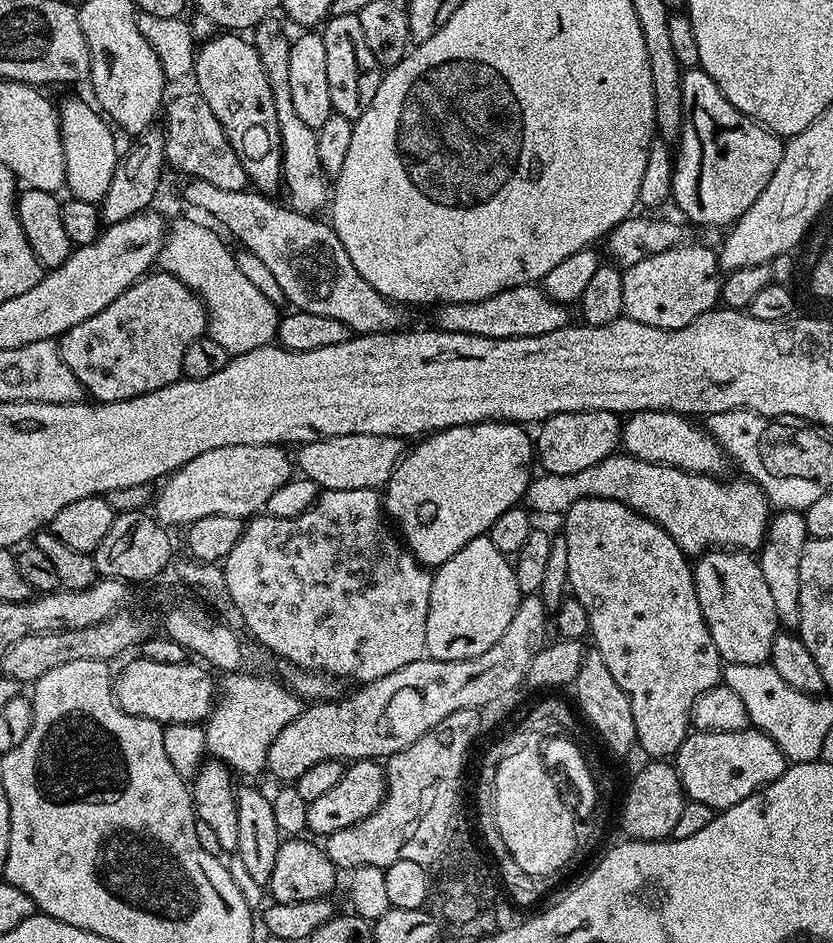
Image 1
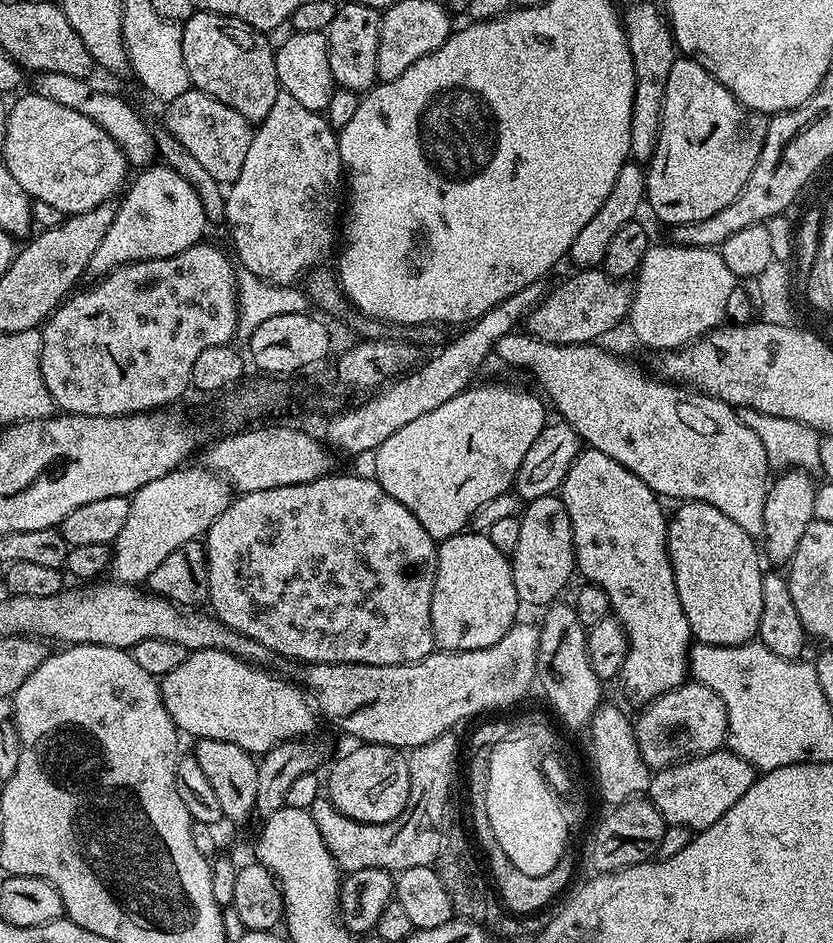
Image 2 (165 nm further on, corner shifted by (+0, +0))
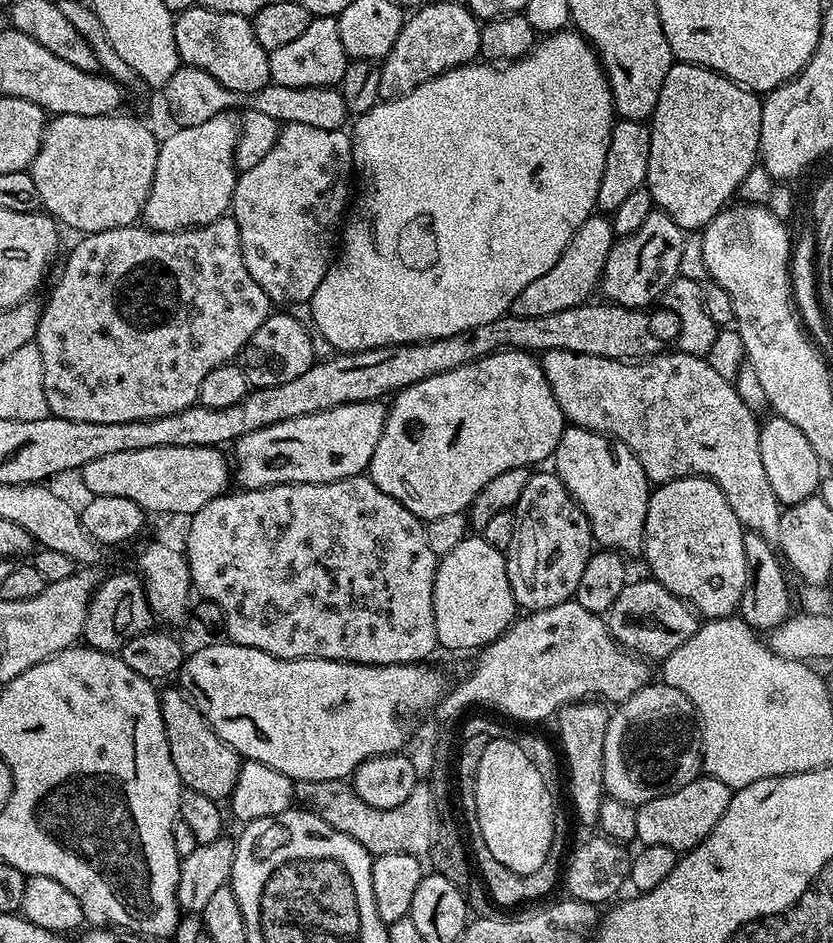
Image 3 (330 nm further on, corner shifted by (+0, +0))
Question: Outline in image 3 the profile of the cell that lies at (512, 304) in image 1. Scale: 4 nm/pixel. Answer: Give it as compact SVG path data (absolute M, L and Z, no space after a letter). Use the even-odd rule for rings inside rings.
M653 210L646 222L642 222L642 226L634 230L634 234L621 237L613 243L598 285L599 291L604 291L603 299L623 308L644 310L655 305L663 297L665 290L681 275L684 236L685 229L680 228L674 218L662 211Z

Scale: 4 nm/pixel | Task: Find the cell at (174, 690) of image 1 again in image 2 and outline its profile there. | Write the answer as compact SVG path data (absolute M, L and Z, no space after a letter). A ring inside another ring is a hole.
M192 650L189 651L186 662L178 666L178 670L170 670L170 674L159 681L160 697L181 733L189 732L196 740L225 740L247 752L263 754L280 743L308 738L316 728L316 720L318 721L309 697L295 683L266 671L268 670L247 664L234 654L222 650Z

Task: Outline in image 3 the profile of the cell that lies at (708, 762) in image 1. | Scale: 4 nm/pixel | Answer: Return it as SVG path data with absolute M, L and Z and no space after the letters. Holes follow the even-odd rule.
M701 774L696 779L686 782L682 790L662 794L662 798L650 798L650 802L636 808L636 840L641 845L670 846L678 854L689 852L702 843L718 826L726 806L730 806L733 789L718 778Z

